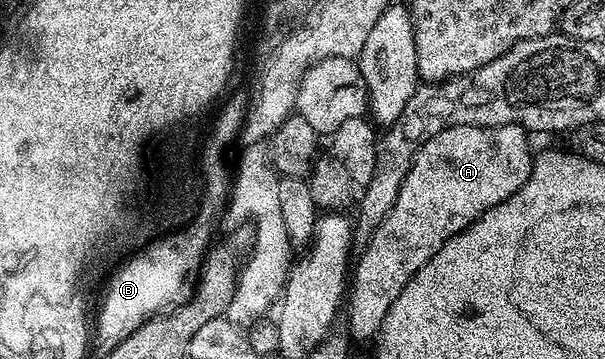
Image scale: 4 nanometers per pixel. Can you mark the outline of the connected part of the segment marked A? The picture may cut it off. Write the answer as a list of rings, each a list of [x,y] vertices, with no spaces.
[[[466,124],[441,130],[441,134],[429,138],[419,147],[419,152],[411,161],[409,174],[397,194],[397,202],[393,202],[393,210],[389,210],[387,217],[376,226],[370,240],[360,251],[364,252],[360,254],[359,262],[353,266],[353,277],[349,284],[351,305],[347,308],[346,327],[355,340],[374,337],[378,333],[385,314],[389,314],[393,302],[411,281],[411,276],[417,274],[417,270],[421,270],[429,258],[433,258],[452,230],[482,216],[502,200],[507,200],[527,181],[533,163],[533,151],[527,145],[527,136],[528,133],[520,124],[502,124],[496,128],[478,128]]]

